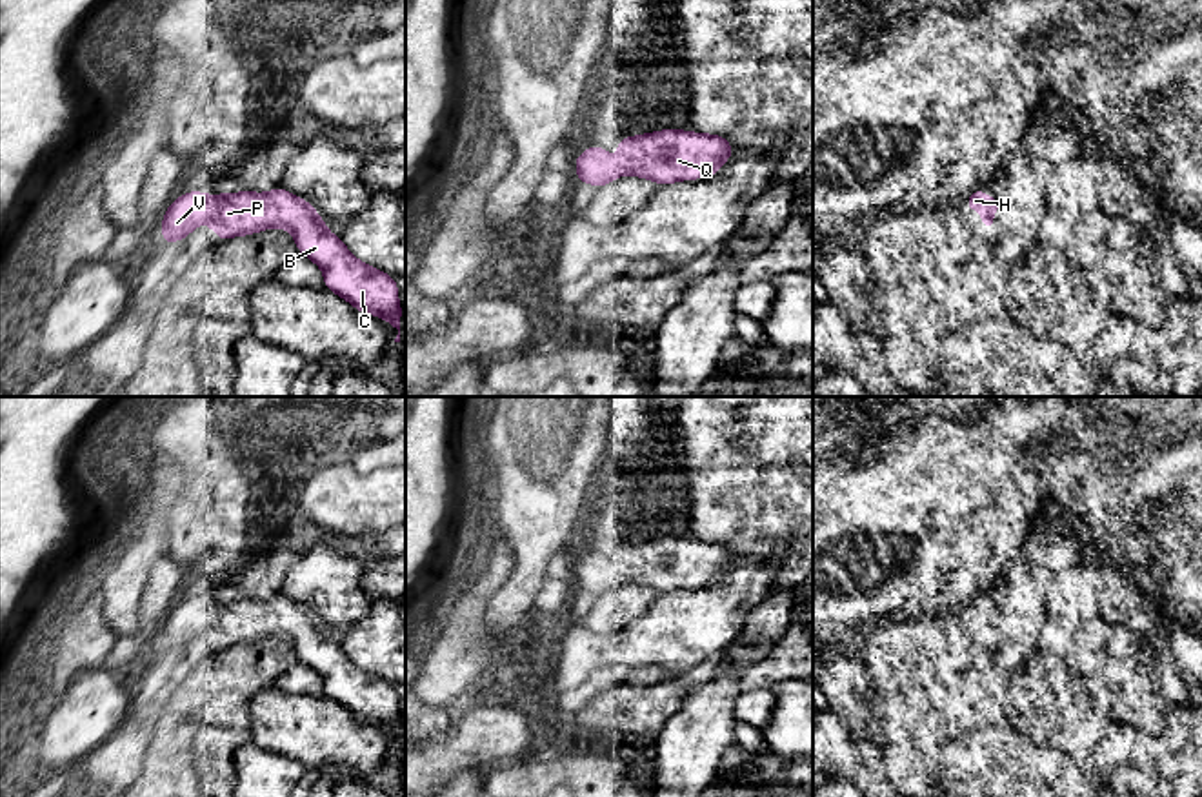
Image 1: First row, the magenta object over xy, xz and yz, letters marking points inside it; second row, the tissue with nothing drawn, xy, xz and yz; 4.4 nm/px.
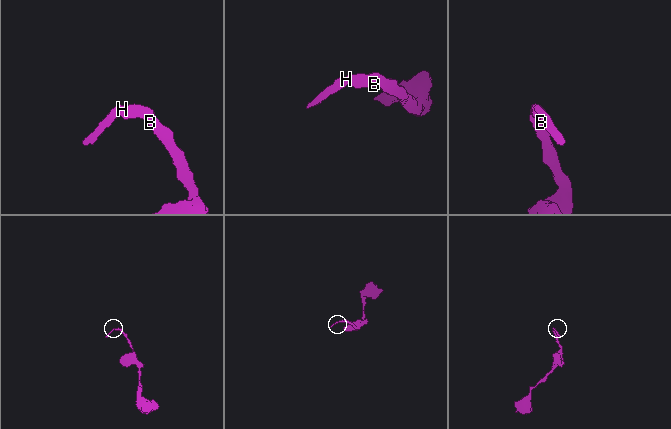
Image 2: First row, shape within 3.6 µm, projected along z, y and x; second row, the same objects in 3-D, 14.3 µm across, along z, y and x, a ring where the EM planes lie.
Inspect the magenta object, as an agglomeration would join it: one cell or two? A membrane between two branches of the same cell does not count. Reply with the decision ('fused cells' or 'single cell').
single cell

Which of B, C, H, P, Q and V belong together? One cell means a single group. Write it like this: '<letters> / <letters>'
B C H P Q V

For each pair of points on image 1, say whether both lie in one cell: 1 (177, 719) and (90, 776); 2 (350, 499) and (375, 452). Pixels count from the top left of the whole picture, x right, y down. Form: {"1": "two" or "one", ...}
{"1": "two", "2": "two"}

